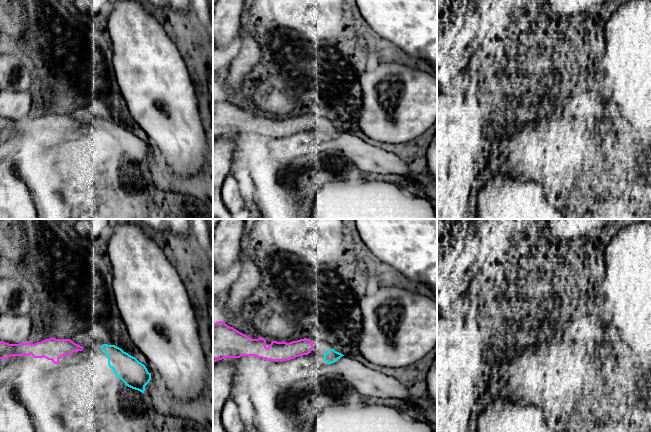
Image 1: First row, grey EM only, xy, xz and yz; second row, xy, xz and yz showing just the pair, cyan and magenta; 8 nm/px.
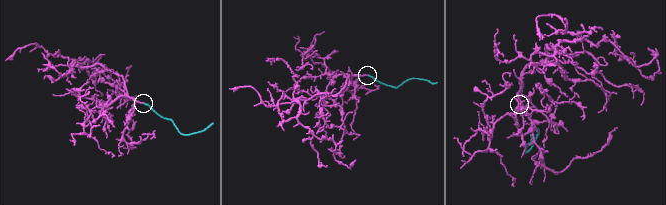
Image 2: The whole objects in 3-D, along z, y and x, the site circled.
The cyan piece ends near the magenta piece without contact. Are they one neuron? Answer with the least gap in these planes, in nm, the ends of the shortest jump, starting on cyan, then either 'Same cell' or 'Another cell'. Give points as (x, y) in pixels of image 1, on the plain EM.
Distance 110 nm. Across: xz (324, 131), (312, 124). Same cell

